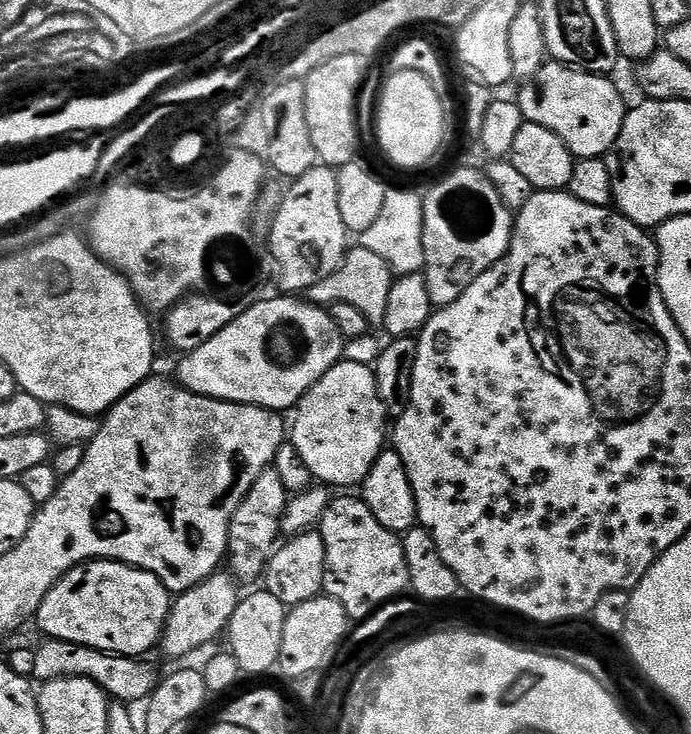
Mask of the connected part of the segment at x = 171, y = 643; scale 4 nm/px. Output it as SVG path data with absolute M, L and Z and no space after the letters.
M213 574L188 592L179 593L175 597L172 611L168 614L168 622L164 625L162 649L168 656L188 656L199 648L207 646L211 640L225 635L228 623L242 599L236 593L237 581L231 575Z

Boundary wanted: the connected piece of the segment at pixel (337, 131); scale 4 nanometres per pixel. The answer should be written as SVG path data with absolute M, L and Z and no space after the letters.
M342 54L338 58L330 58L330 62L318 66L303 79L306 122L310 125L316 159L325 168L339 170L357 159L356 95L364 84L364 64L363 56Z

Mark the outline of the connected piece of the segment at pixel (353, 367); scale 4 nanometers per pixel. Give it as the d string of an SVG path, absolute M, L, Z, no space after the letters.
M341 359L300 399L294 409L296 421L290 424L290 442L302 454L302 462L310 470L313 481L335 490L352 490L363 485L370 466L380 457L386 448L386 428L384 423L390 420L388 409L378 394L375 371L367 364Z

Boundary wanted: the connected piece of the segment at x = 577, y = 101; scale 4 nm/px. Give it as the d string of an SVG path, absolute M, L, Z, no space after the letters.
M546 62L536 77L521 88L524 89L518 95L518 103L525 121L554 130L573 156L580 160L598 160L615 149L624 125L626 103L612 78L559 62Z

